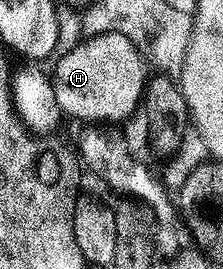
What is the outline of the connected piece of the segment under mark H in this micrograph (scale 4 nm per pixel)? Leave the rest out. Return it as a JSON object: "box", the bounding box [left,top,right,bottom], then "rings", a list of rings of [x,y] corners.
{"box":[51,33,147,123],"rings":[[[117,33],[88,37],[81,42],[54,59],[51,79],[56,104],[66,117],[81,118],[83,122],[120,123],[119,120],[131,115],[142,101],[147,64]]]}

